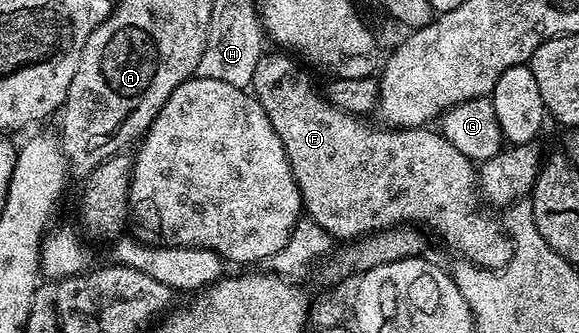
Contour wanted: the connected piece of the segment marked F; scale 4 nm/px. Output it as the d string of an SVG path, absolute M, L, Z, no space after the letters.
M270 52L263 53L260 64L256 64L256 76L252 76L252 80L250 81L252 93L258 99L260 108L264 108L264 112L268 112L268 120L272 120L272 128L276 128L276 136L280 136L280 144L284 144L284 152L286 153L288 164L292 168L292 176L300 188L303 211L305 211L312 221L320 224L320 228L324 228L324 232L331 239L350 238L346 240L357 240L365 235L375 234L378 230L387 230L389 226L417 224L427 231L435 230L442 237L443 244L448 249L455 250L458 253L457 257L459 259L472 262L476 266L481 266L483 270L500 270L514 259L514 239L510 237L504 226L502 230L501 224L489 214L489 212L491 213L489 209L486 209L486 211L478 207L478 202L480 203L480 191L478 189L476 166L468 156L464 156L464 152L460 152L460 148L448 144L445 136L434 128L414 126L410 130L400 130L397 128L387 128L382 124L373 126L370 120L367 120L365 117L349 114L340 108L336 108L320 93L319 87L318 90L314 87L313 80L301 70L303 67L289 53L274 53L278 54L270 54Z

